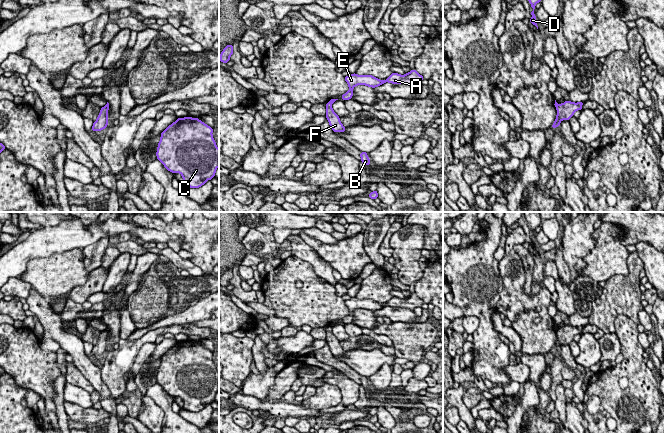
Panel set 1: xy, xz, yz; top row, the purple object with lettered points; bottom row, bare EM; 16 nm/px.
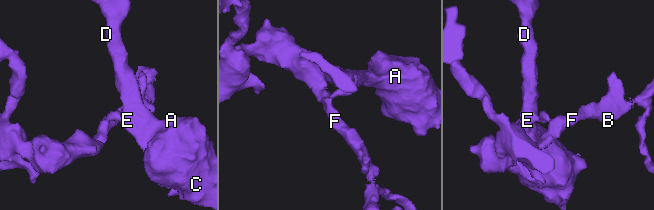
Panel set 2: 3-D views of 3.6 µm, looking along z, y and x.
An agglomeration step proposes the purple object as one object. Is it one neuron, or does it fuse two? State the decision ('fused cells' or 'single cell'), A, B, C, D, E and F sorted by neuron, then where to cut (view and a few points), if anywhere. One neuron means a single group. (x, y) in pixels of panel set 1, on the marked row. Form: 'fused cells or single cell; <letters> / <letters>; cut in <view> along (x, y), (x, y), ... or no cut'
fused cells; A C D E / B F; cut in yz along (558, 105), (556, 108)

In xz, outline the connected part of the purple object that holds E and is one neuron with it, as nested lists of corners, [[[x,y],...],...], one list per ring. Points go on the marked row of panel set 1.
[[[410,70],[409,73],[400,75],[398,73],[392,73],[388,79],[379,80],[372,75],[357,75],[356,73],[345,76],[345,81],[348,83],[349,91],[342,95],[342,100],[352,99],[353,88],[357,85],[366,85],[368,87],[378,87],[383,83],[389,82],[393,84],[404,84],[415,86],[417,83],[422,83],[423,76],[420,75],[416,70]]]

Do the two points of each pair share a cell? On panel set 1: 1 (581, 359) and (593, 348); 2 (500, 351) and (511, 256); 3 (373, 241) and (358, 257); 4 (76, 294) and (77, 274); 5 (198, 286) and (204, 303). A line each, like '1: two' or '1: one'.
1: one
2: two
3: two
4: two
5: two

